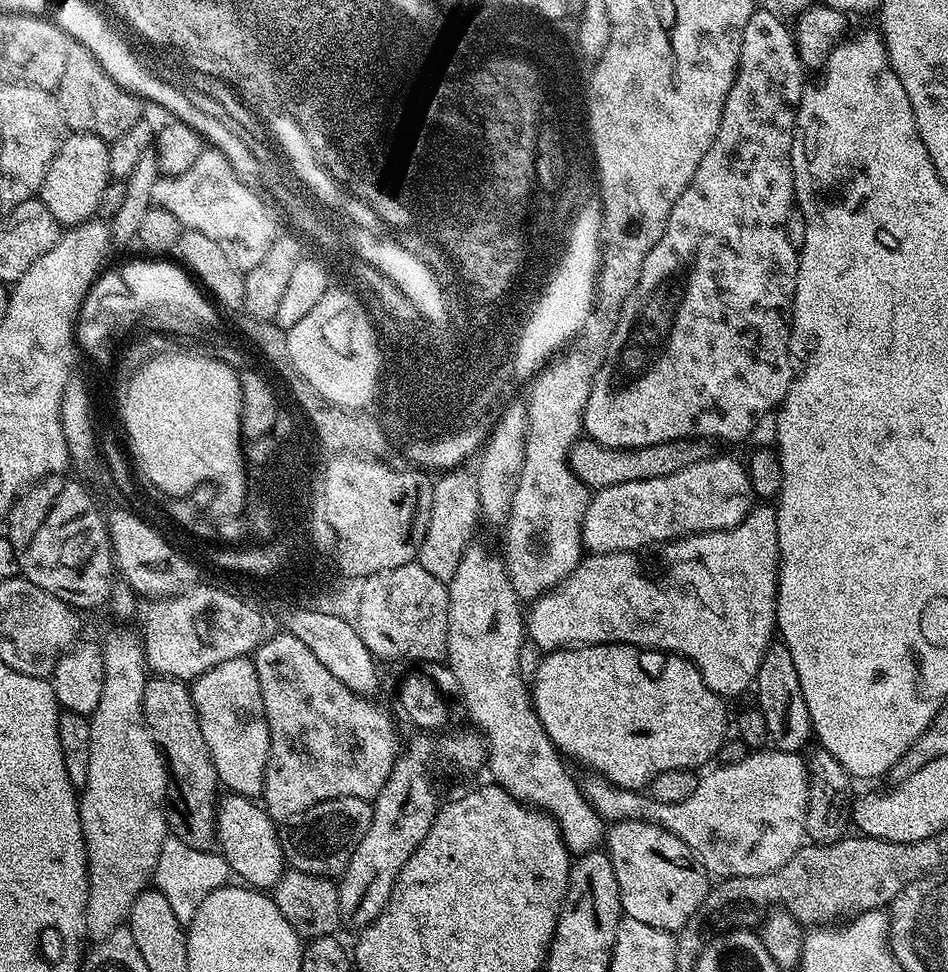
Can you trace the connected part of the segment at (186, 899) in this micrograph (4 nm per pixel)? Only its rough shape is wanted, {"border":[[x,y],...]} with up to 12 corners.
{"border":[[165,835],[154,884],[190,922],[229,883],[219,851]]}

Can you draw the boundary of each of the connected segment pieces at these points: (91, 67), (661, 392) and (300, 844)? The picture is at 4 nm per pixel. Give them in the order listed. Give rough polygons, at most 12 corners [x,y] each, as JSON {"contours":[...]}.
{"contours":[[[81,44],[58,89],[64,123],[106,142],[146,115]],[[796,37],[718,134],[590,386],[604,448],[745,440],[794,379]],[[339,796],[307,808],[283,841],[298,872],[339,878],[372,805]]]}

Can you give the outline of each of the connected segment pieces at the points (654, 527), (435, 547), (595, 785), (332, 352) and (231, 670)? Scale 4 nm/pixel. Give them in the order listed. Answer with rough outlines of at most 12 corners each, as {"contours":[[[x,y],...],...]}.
{"contours":[[[716,454],[597,491],[581,545],[636,552],[725,532],[753,504],[747,467]],[[475,475],[435,477],[418,562],[454,578],[480,516]],[[749,751],[686,802],[595,774],[606,822],[654,817],[713,877],[765,876],[805,843],[808,766]],[[329,286],[287,333],[295,375],[360,412],[384,352],[355,291]],[[238,654],[190,684],[220,783],[264,790],[270,730]]]}

